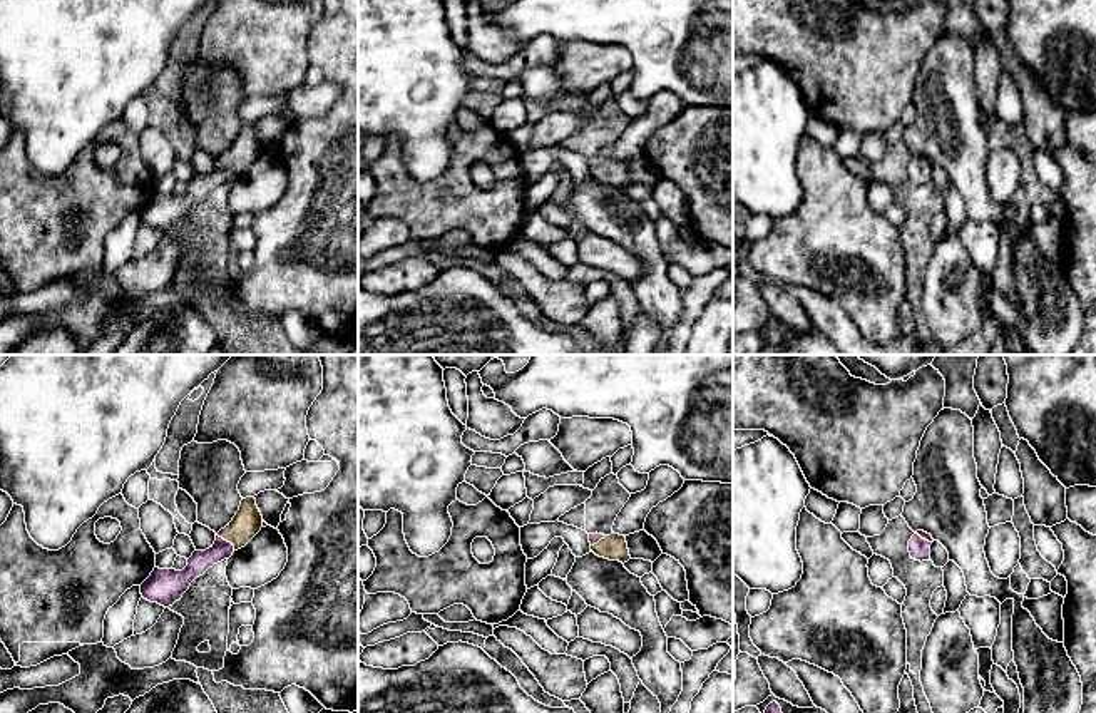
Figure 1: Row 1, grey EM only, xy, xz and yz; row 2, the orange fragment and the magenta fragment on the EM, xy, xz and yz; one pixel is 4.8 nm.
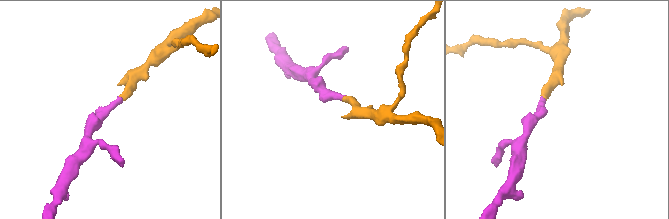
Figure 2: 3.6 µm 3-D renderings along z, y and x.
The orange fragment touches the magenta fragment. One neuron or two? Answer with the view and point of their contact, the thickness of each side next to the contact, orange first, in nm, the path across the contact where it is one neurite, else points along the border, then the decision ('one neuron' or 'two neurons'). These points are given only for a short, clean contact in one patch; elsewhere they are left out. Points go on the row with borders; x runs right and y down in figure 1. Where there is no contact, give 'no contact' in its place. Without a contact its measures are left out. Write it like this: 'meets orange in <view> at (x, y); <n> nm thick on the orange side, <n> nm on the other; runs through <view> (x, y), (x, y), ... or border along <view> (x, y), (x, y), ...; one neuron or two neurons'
meets orange in xy at (226, 539); 140 nm thick on the orange side, 100 nm on the other; runs through xy (248, 521), (226, 539), (206, 559), (199, 561); one neuron

